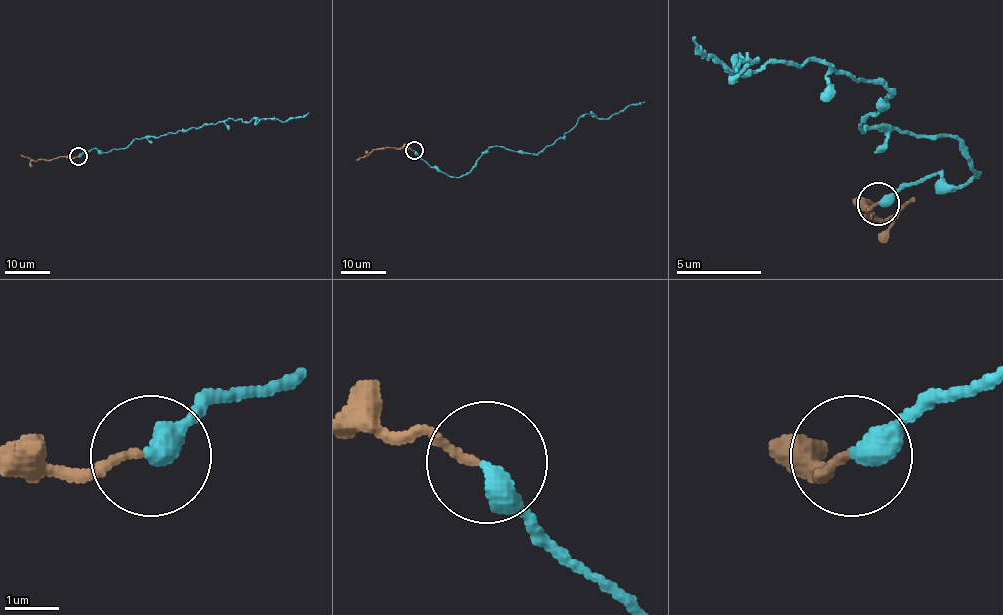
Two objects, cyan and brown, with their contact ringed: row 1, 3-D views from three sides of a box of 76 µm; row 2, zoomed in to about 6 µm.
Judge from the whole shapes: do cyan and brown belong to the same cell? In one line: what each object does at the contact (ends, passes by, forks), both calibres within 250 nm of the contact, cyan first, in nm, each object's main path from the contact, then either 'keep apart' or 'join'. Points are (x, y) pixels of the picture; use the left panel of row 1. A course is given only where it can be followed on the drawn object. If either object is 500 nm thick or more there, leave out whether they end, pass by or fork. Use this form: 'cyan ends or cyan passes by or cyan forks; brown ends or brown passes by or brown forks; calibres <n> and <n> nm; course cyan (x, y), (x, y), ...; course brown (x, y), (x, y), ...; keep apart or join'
cyan ends; brown ends; calibres 440 and 130 nm; course cyan (79, 156), (94, 148), (102, 152), (125, 148), (135, 138), (166, 135), (227, 119), (287, 121), (308, 112); course brown (78, 156), (33, 161), (20, 155); join

